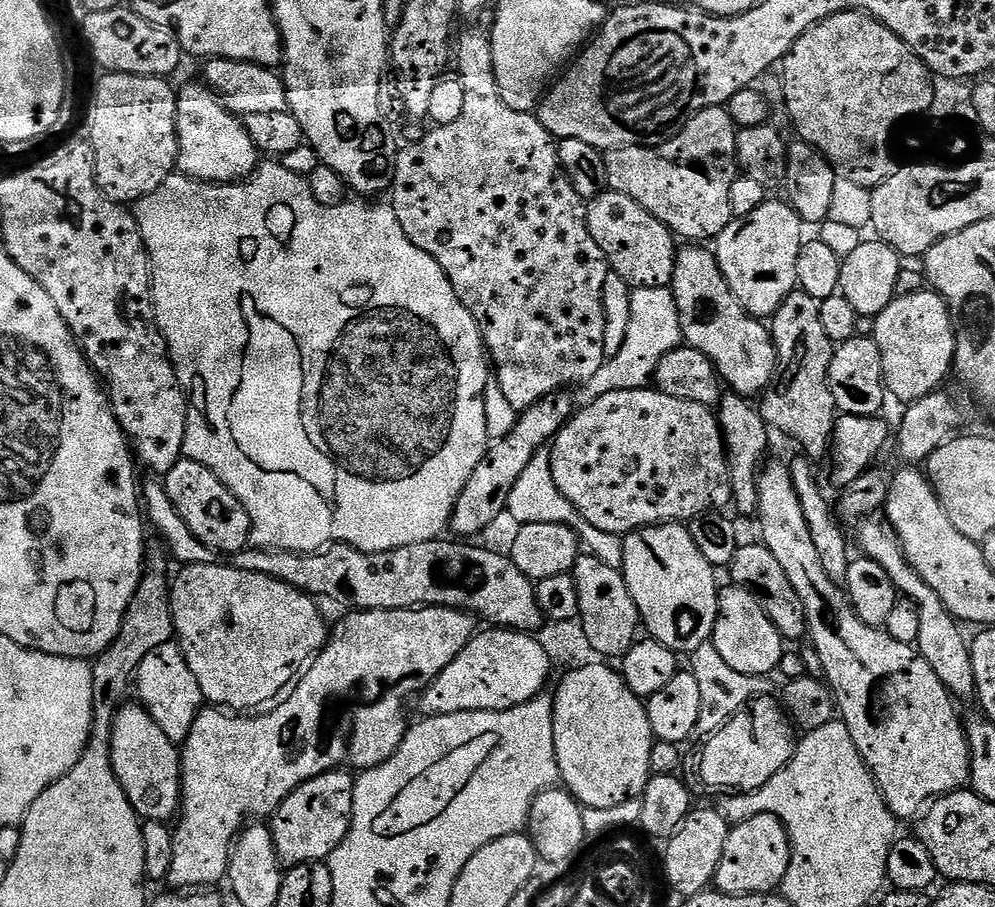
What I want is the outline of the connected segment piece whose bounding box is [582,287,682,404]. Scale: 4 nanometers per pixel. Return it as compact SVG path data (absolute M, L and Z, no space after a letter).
M671 287L637 288L628 300L628 325L624 328L624 341L616 353L605 359L604 365L583 385L584 404L592 404L602 394L614 390L646 388L653 383L658 362L670 350L681 347L680 319L678 306L674 302Z

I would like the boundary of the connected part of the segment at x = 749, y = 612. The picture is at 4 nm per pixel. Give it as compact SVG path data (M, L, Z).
M727 587L719 589L720 613L710 642L718 650L718 654L722 654L722 659L726 666L730 666L730 670L738 670L738 674L743 676L765 678L764 676L779 669L786 651L786 641L774 622L770 622L754 594L750 594L745 588Z

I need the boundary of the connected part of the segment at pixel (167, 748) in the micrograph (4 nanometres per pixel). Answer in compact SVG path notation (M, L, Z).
M128 702L120 709L112 731L114 774L122 790L126 790L126 798L130 798L134 810L145 821L168 822L179 813L180 753L177 741L166 738L139 703Z

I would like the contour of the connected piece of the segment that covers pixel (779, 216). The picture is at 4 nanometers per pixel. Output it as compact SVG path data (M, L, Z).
M765 202L762 206L758 206L758 210L754 210L754 214L732 219L716 237L714 241L716 261L720 263L720 269L734 294L734 298L738 298L740 305L751 316L772 318L783 306L786 297L797 287L796 263L802 243L800 228L802 228L802 221L799 214L792 208L791 203L772 204L772 202Z

